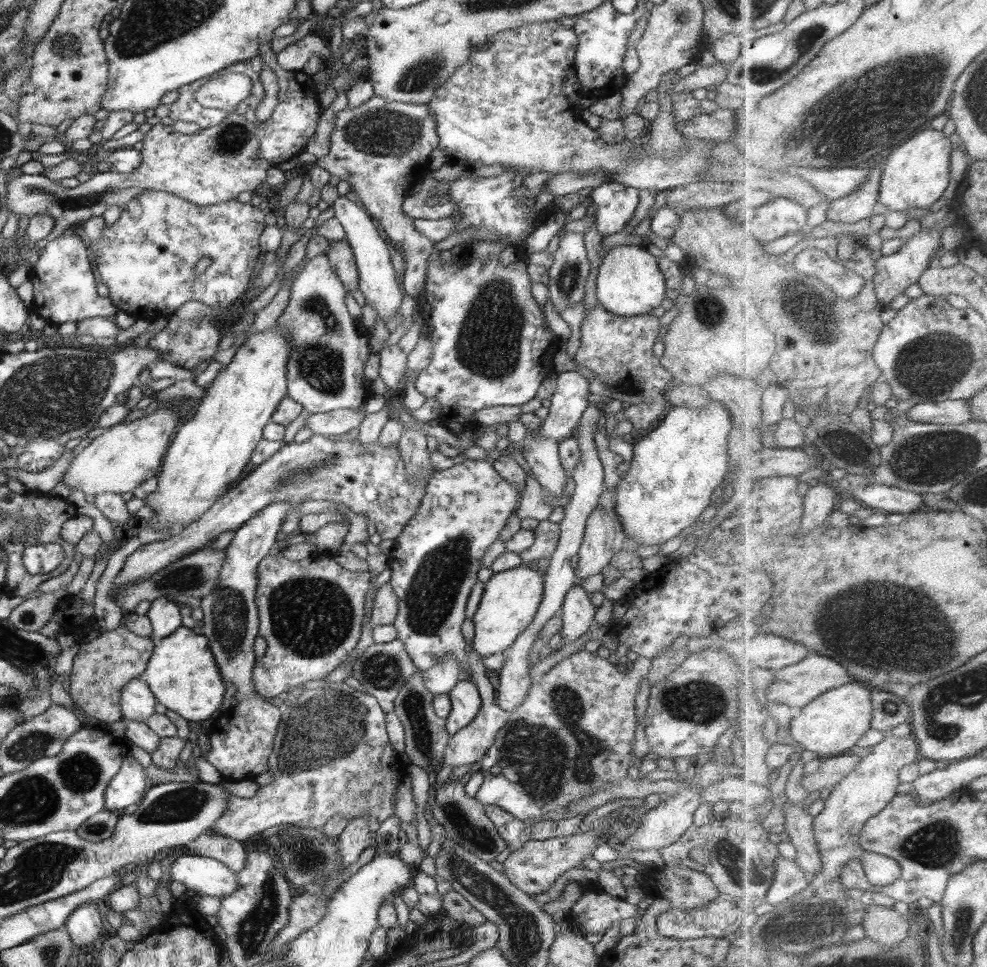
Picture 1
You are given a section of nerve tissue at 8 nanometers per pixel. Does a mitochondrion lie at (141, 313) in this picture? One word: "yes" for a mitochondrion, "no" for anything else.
no

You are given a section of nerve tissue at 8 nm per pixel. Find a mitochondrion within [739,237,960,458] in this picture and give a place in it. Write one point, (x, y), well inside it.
(807, 313)

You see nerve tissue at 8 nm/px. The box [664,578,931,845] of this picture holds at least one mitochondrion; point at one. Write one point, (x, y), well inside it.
(889, 705)

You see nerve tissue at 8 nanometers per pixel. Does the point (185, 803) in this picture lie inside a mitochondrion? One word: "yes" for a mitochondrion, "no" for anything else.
yes

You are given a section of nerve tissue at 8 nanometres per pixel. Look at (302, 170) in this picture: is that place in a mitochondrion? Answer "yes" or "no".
no

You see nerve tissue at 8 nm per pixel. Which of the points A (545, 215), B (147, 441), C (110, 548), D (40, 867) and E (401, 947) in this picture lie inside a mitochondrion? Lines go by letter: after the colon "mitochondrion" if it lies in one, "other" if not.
A: other
B: other
C: other
D: mitochondrion
E: other

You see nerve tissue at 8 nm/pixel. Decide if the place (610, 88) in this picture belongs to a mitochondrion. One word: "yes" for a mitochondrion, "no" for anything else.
no

